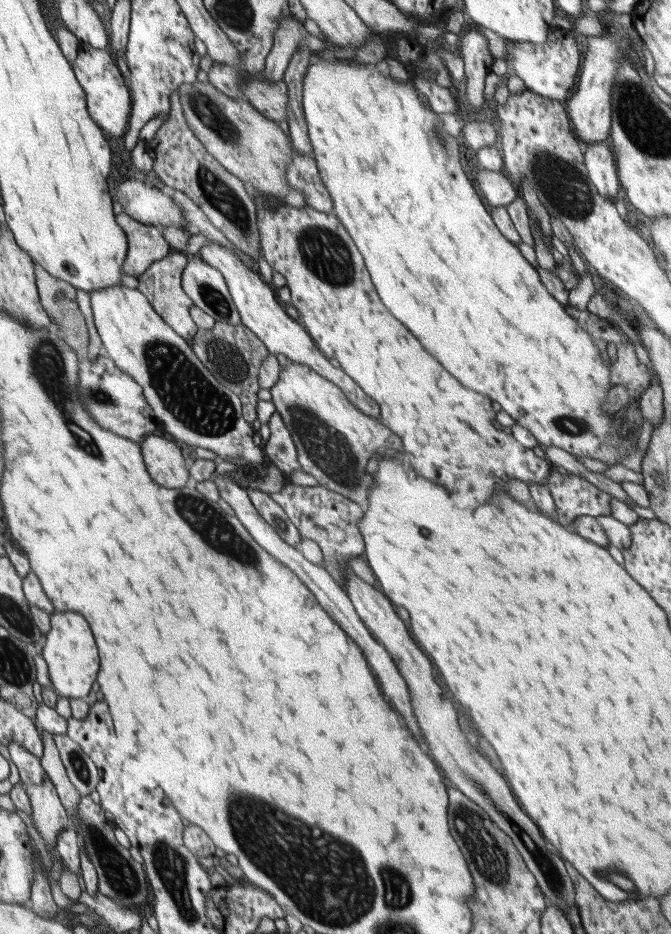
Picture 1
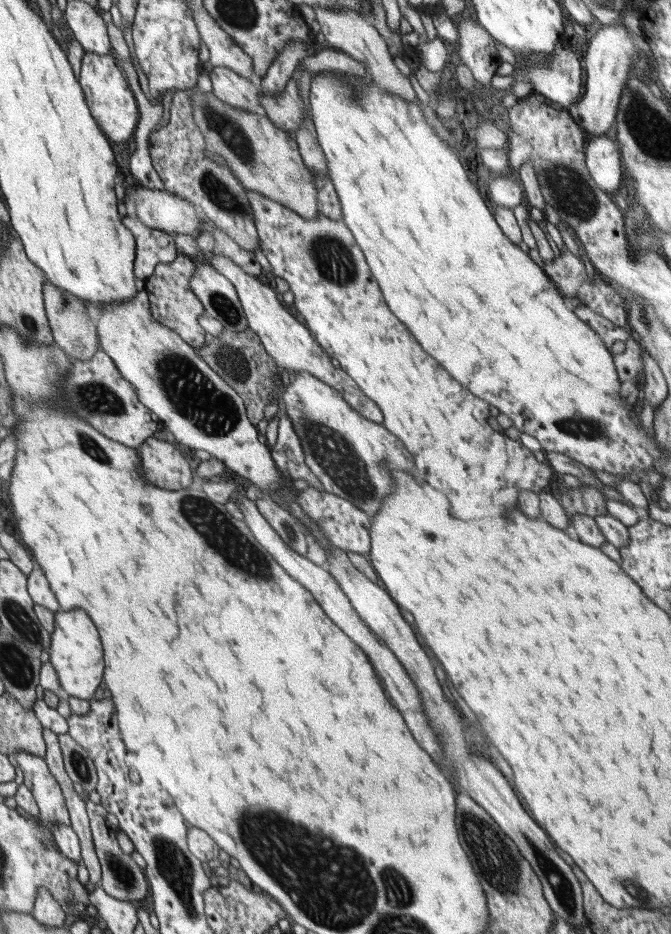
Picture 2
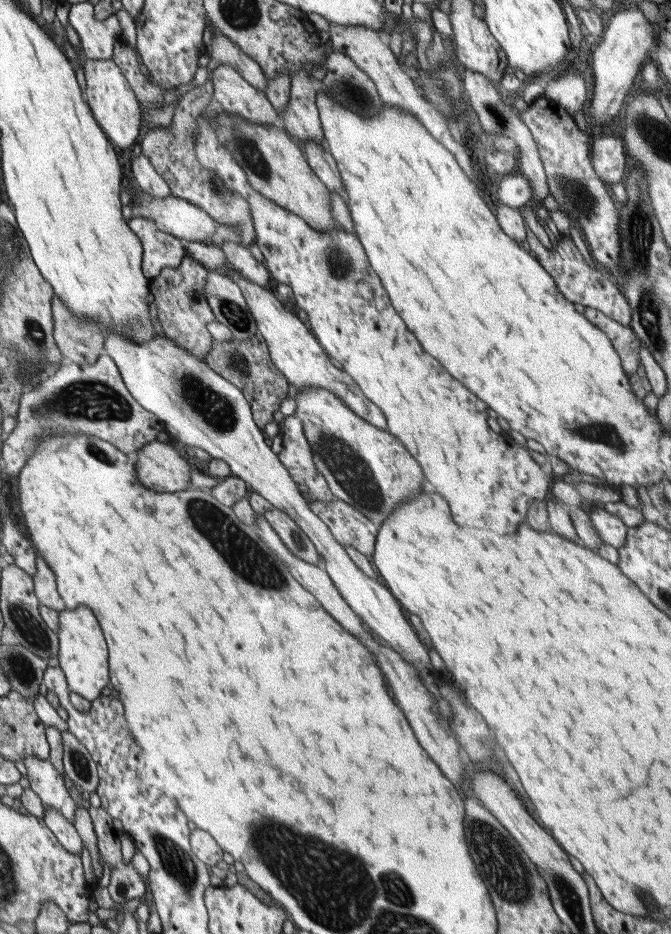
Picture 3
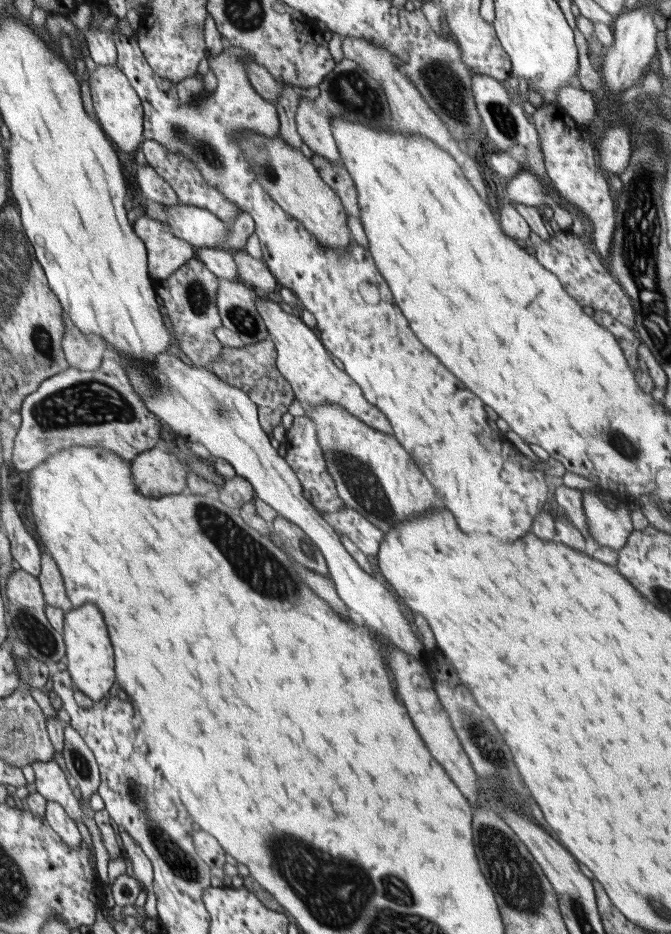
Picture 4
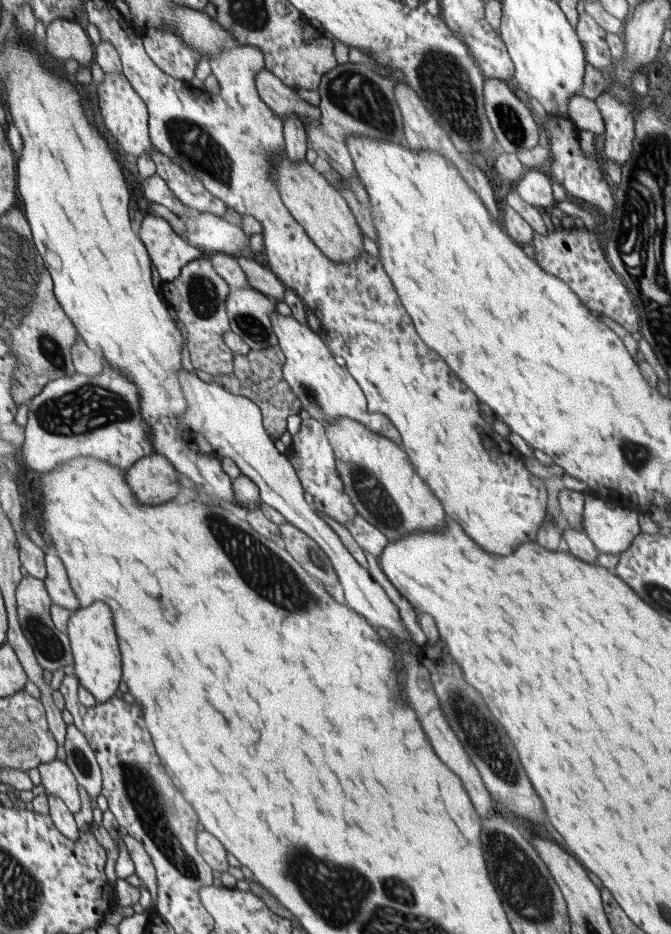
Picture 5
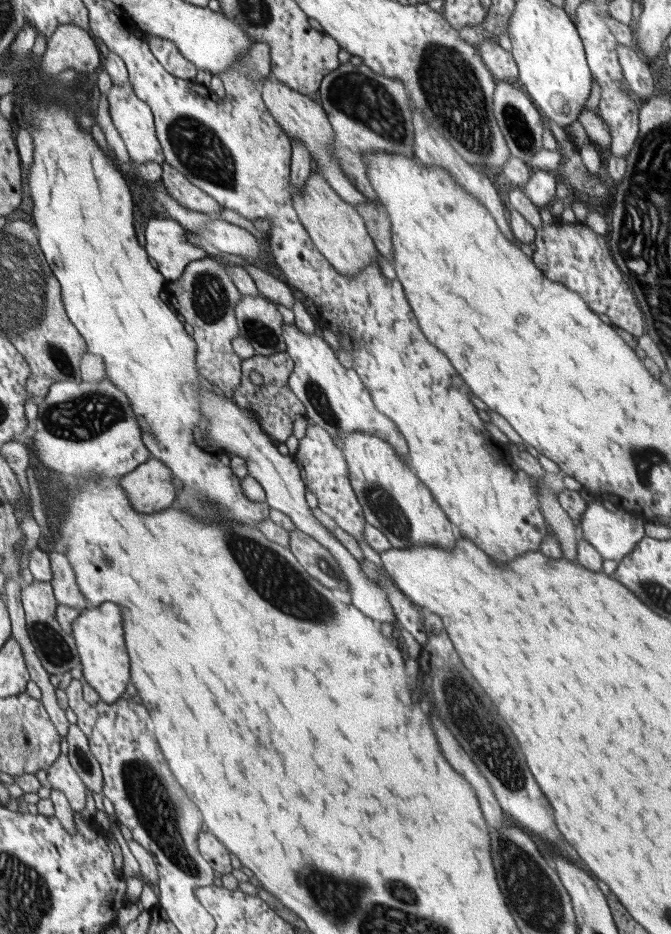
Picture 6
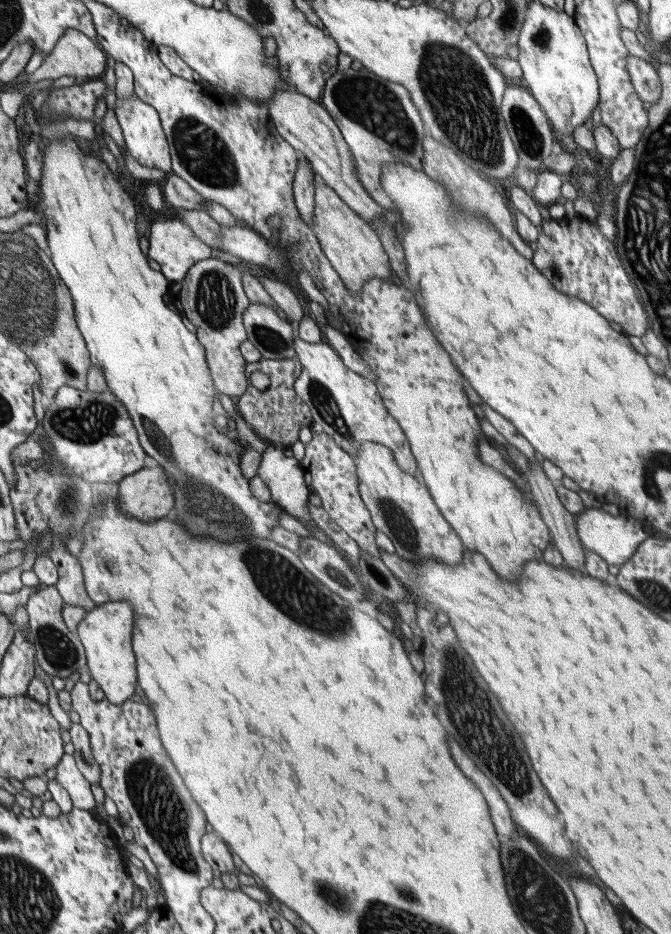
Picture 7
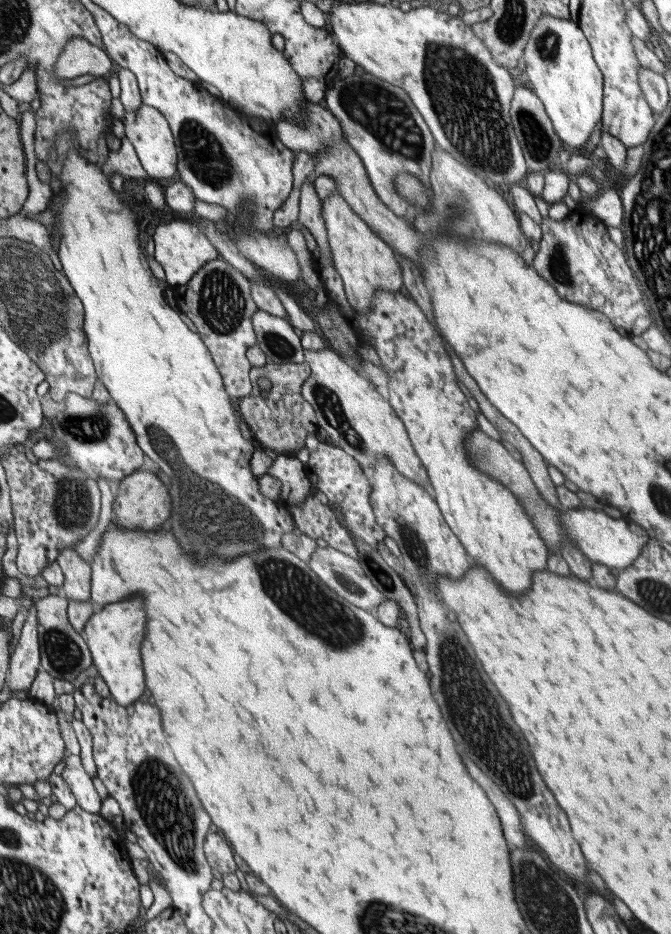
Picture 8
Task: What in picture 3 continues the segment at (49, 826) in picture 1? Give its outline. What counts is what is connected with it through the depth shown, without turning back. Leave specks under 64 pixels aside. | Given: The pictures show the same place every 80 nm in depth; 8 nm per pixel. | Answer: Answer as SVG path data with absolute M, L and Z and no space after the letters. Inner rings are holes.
M27 756L23 762L28 772L30 788L42 799L45 808L59 810L66 820L74 822L77 804L68 793L59 770L54 768L50 760Z

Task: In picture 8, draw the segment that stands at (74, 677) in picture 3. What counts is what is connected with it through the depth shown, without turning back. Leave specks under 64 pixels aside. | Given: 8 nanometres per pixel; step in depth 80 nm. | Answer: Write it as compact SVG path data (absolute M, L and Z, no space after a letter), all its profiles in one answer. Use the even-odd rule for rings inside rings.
M130 597L117 603L108 603L98 612L95 612L84 625L84 636L88 636L87 645L91 649L94 666L105 683L109 686L111 696L118 704L130 705L143 699L146 690L145 672L141 655L141 644L146 631L146 610L144 600L138 597Z

